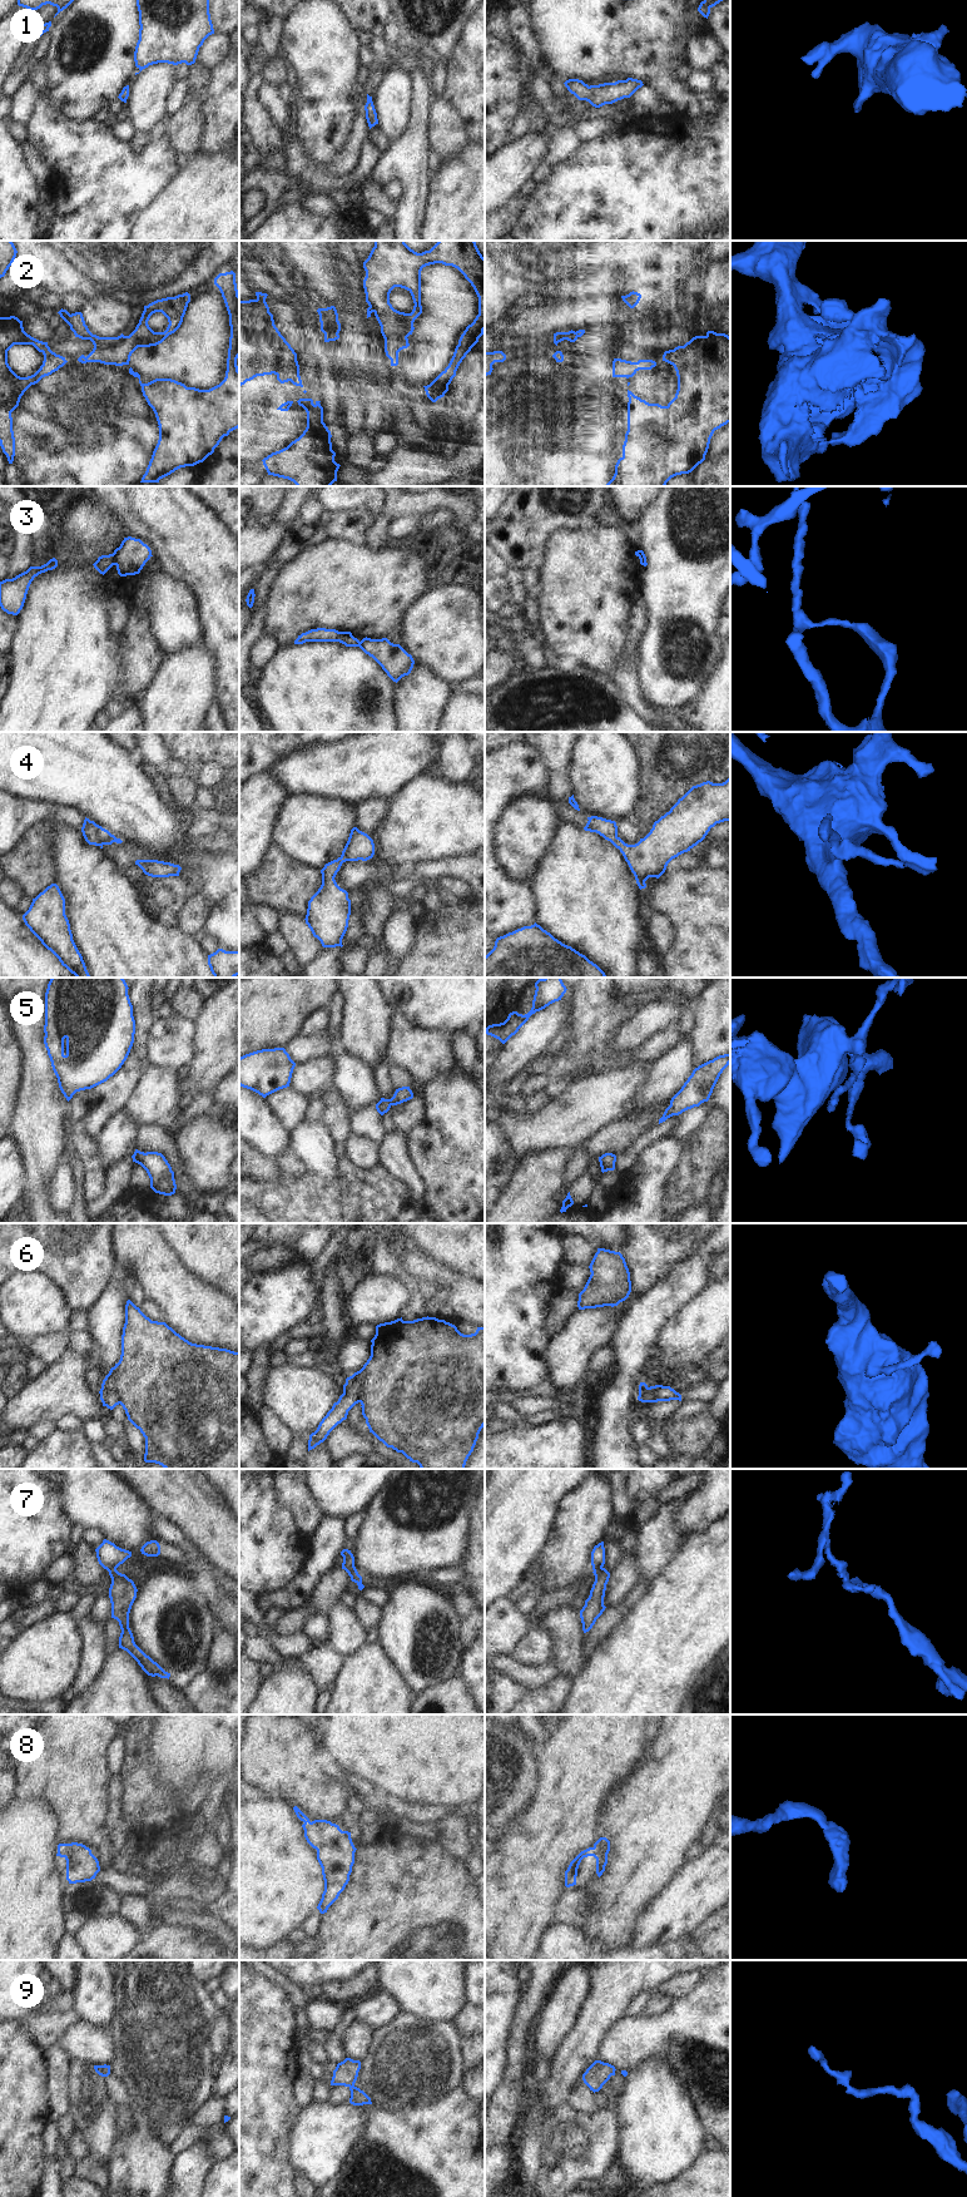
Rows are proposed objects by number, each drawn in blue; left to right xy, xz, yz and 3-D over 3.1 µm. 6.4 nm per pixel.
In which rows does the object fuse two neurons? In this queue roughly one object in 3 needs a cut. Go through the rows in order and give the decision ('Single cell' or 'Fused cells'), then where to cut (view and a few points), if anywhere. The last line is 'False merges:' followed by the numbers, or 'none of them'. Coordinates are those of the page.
1: Single cell. No split
2: Fused cells. Split along xy (92, 333), (88, 339)
3: Fused cells. Split along xy (112, 554), (115, 564)
4: Single cell. No split
5: Single cell. No split
6: Fused cells. Split along xz (350, 1376), (358, 1384), (357, 1403)
7: Fused cells. Split along yz (601, 1567), (594, 1570)
8: Single cell. No split
9: Single cell. No split
False merges: 2, 3, 6, 7.

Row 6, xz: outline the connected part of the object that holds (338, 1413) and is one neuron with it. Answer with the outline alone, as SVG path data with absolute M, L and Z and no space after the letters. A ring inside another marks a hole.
M347 1377L346 1384L343 1385L343 1394L322 1419L317 1430L309 1435L308 1451L323 1443L329 1432L347 1419L348 1411L357 1404L358 1396L359 1384L353 1382L351 1377Z

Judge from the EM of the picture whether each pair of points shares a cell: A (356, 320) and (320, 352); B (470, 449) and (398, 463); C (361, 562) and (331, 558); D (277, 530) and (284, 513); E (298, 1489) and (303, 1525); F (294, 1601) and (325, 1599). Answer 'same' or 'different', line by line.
A: different
B: same
C: same
D: different
E: same
F: different

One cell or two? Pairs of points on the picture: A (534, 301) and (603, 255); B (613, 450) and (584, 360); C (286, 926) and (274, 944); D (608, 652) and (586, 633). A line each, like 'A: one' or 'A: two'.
A: one
B: one
C: two
D: one

